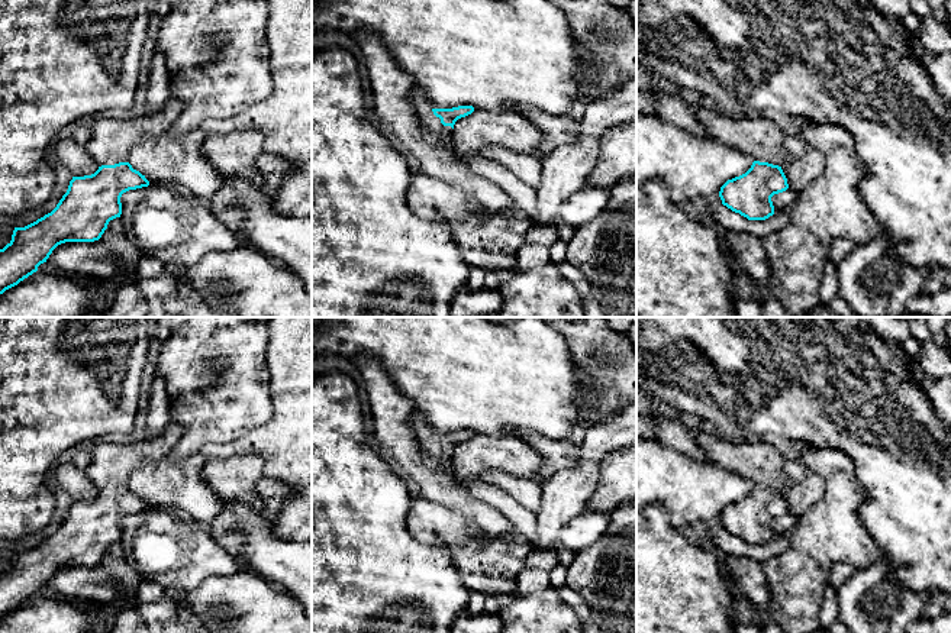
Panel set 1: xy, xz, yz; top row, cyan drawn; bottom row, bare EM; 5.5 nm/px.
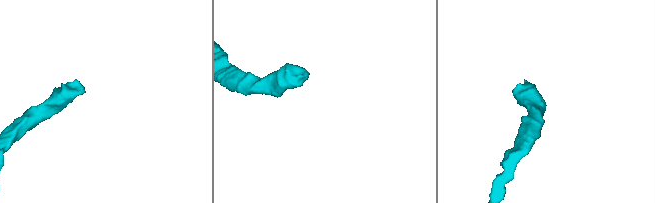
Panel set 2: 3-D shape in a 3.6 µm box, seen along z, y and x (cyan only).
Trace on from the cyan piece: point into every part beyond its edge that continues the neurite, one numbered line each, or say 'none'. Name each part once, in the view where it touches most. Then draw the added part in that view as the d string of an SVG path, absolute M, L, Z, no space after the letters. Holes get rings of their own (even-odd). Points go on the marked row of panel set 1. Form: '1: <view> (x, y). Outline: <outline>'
1: xy (112, 139). Outline: M170 93L165 104L154 114L132 119L97 119L91 122L91 139L84 145L93 159L101 165L129 162L133 145L170 130L183 112L180 98Z

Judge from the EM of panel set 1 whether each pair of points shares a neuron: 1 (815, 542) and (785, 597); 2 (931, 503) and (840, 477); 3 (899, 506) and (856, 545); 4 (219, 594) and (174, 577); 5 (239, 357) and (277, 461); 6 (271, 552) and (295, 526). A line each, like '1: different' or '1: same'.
1: same
2: different
3: different
4: different
5: different
6: different

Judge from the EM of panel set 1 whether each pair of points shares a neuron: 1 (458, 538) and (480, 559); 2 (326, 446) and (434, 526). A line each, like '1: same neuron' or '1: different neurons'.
1: same neuron
2: different neurons

